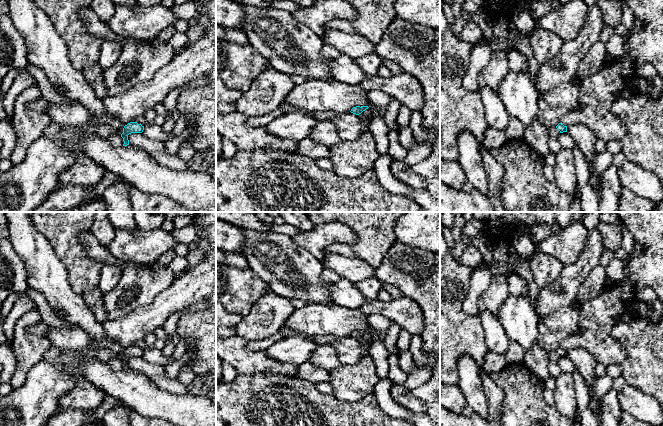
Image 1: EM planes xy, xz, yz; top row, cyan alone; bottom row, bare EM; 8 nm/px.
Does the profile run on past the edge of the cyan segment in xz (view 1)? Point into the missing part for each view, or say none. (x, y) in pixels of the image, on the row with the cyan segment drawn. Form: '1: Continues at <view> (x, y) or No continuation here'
1: No continuation here

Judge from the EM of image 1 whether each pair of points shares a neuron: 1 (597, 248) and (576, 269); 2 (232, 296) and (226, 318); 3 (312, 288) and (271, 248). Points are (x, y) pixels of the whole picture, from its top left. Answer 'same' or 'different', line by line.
1: same
2: different
3: same

